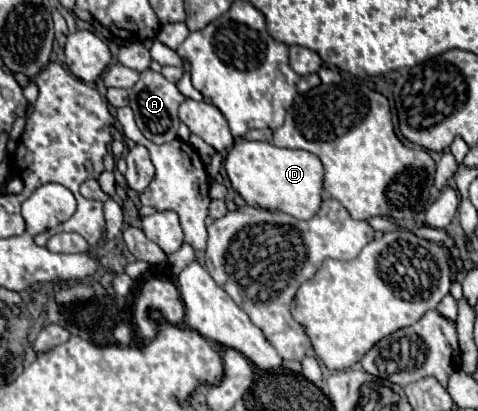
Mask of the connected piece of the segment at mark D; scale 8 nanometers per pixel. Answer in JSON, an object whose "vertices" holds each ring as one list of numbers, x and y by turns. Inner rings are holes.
{"vertices":[[244,140,236,142,228,150,224,166,234,190,246,200,248,206,282,210,298,220,310,220,320,210,324,166,312,152,278,148,270,142]]}

